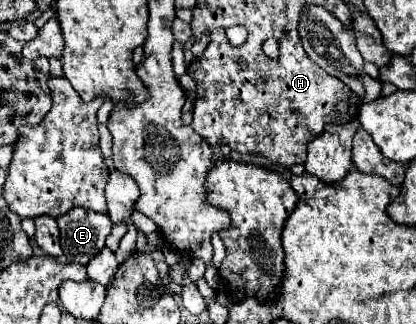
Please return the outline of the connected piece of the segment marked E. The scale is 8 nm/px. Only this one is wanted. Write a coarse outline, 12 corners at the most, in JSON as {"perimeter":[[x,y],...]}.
{"perimeter":[[72,208],[56,222],[68,262],[88,264],[112,230],[108,214]]}

